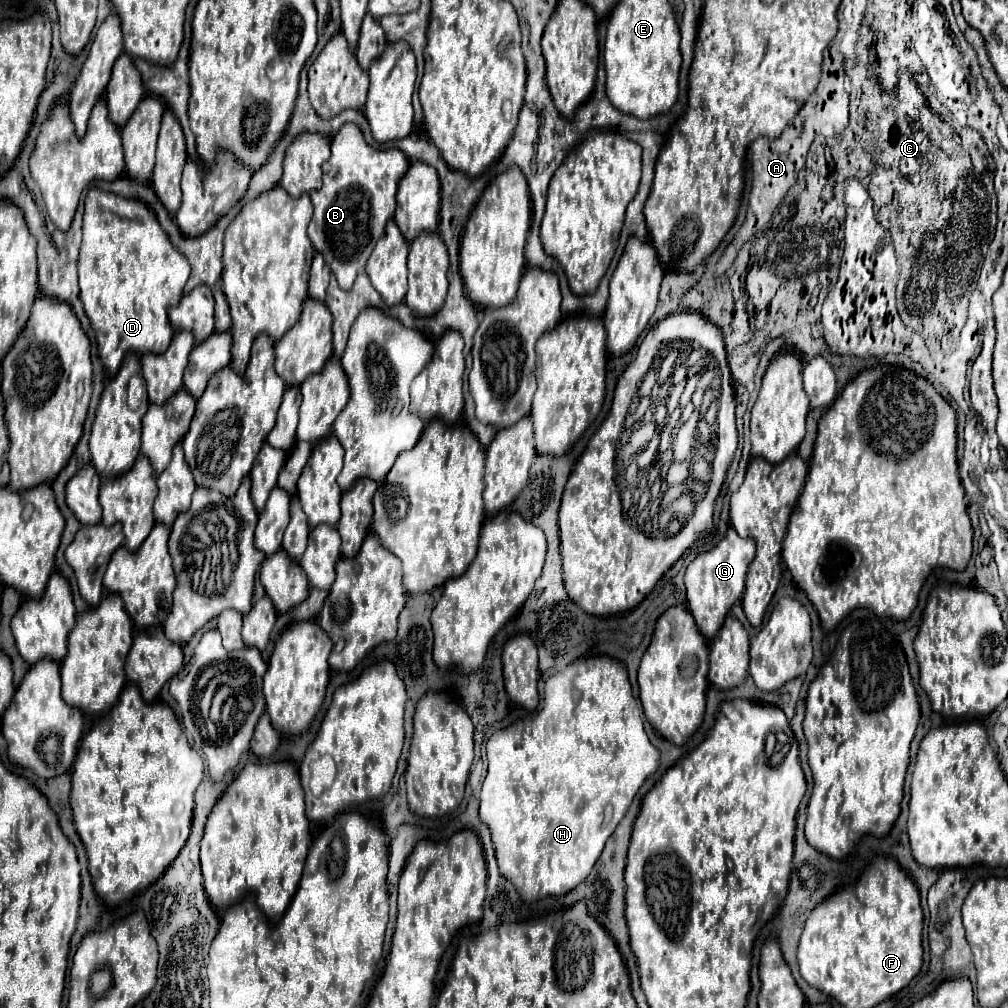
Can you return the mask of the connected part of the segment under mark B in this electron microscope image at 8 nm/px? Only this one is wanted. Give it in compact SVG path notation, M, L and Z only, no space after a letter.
M355 124L341 126L333 136L331 156L323 164L323 186L311 192L315 214L309 224L309 240L313 248L323 254L343 290L351 290L375 244L385 234L387 220L393 220L397 186L407 170L409 160L399 148L377 150L369 146Z

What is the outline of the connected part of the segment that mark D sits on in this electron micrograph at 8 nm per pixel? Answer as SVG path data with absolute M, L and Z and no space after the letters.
M97 188L89 190L79 254L79 286L85 314L97 336L99 358L111 376L117 374L129 352L141 356L147 352L161 354L169 348L173 328L167 320L167 308L179 304L189 272L187 258L173 248L145 204Z

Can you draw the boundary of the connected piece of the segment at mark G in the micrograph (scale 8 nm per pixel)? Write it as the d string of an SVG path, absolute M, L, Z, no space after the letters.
M733 528L725 534L725 538L713 546L711 550L699 554L685 572L685 586L687 586L687 608L693 614L699 632L713 640L713 636L719 632L721 624L725 622L731 606L743 596L745 590L745 574L753 560L755 544L749 538L741 538Z

